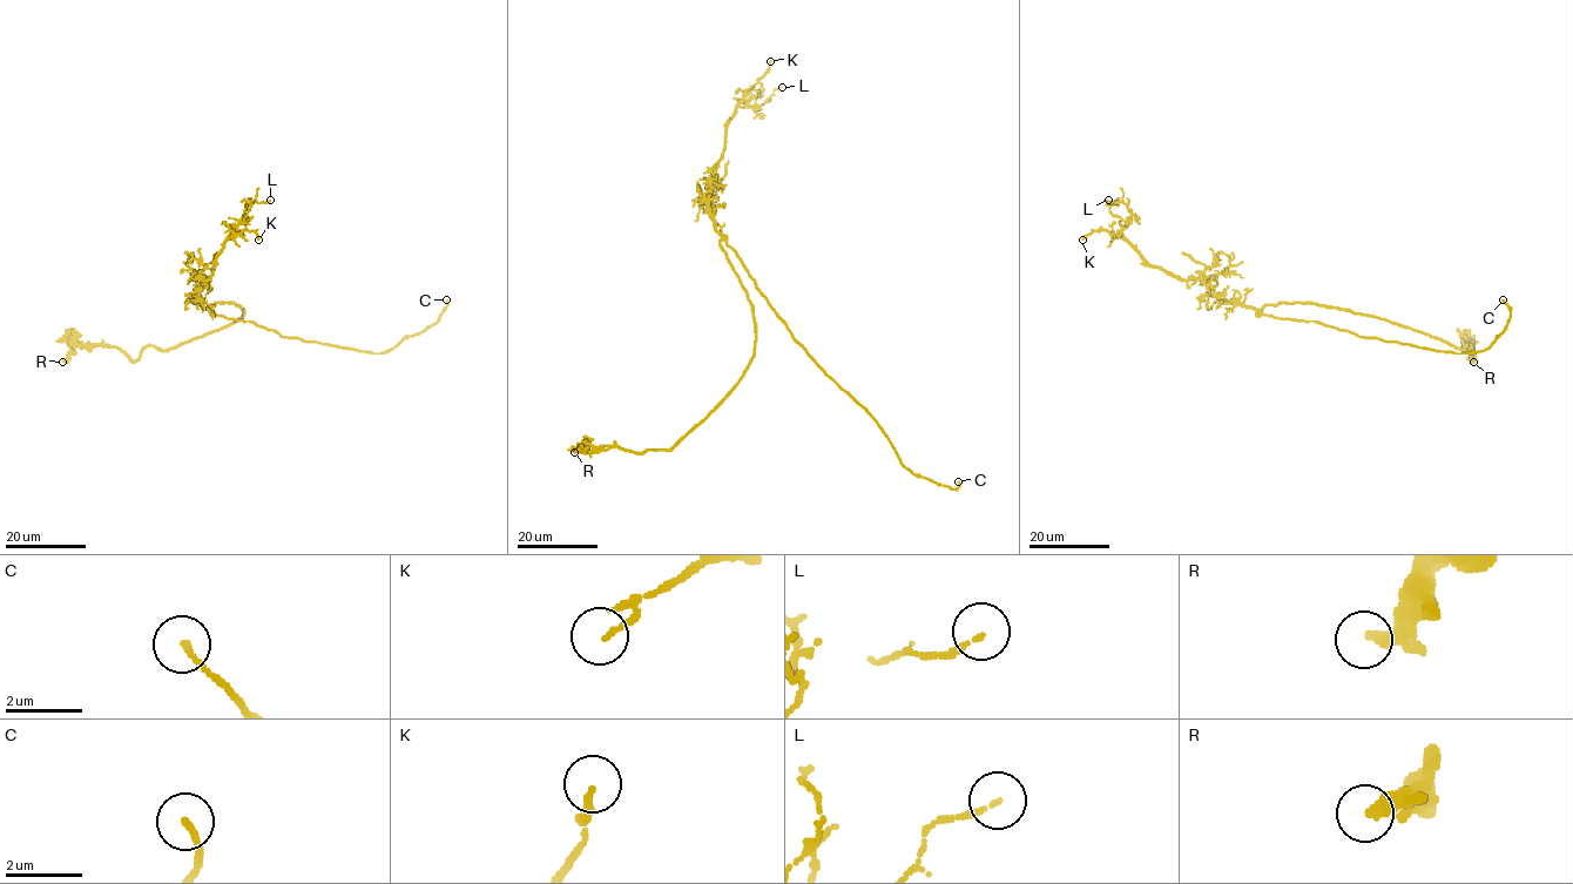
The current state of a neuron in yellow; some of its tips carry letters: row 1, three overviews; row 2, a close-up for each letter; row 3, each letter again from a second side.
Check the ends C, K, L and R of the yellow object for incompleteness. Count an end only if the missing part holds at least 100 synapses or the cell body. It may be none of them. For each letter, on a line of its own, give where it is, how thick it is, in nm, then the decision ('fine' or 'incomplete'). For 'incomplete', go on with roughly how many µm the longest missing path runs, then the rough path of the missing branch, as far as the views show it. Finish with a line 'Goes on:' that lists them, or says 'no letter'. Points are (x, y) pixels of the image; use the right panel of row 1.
C: place (1503, 299); calibre 160 nm; incomplete; missing 15 µm; course (1503, 299), (1499, 295), (1507, 296), (1514, 308)
K: place (1082, 240); calibre 130 nm; fine
L: place (1108, 200); calibre 110 nm; fine
R: place (1473, 362); calibre 400 nm; fine
Goes on: C

